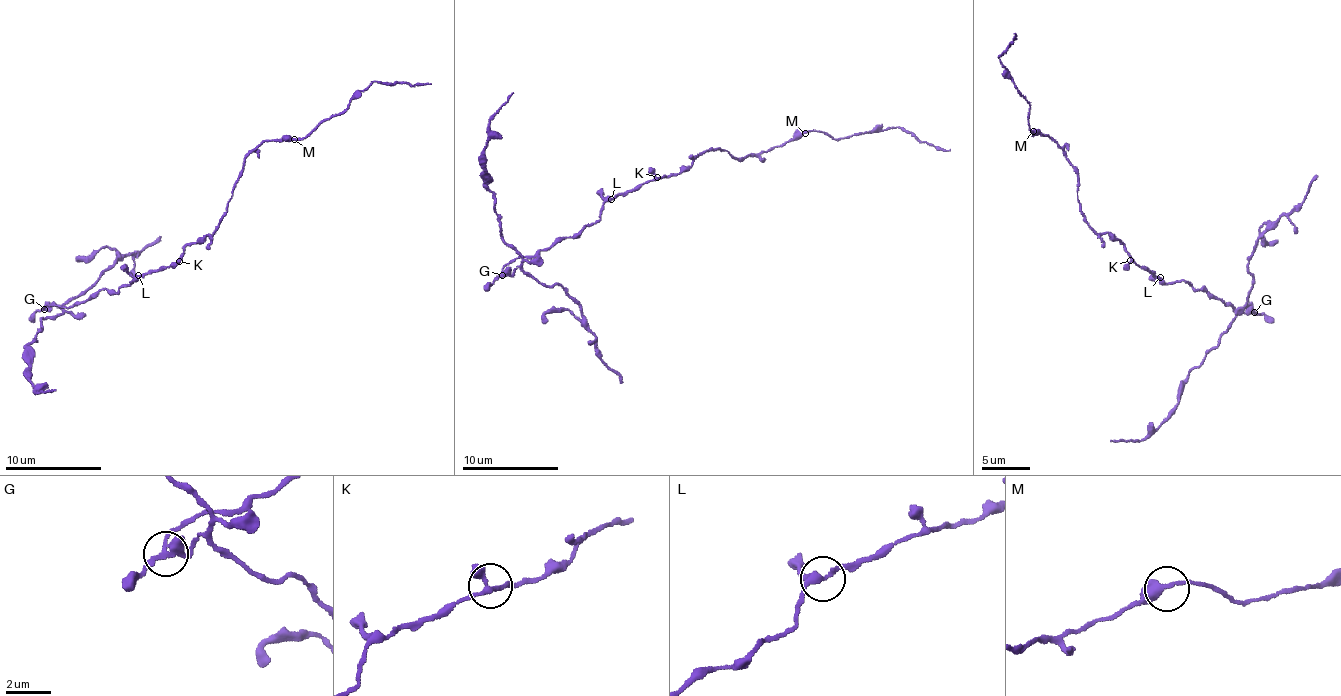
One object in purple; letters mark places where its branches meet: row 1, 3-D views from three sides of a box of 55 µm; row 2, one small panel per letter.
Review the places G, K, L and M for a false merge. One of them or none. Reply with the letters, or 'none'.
G

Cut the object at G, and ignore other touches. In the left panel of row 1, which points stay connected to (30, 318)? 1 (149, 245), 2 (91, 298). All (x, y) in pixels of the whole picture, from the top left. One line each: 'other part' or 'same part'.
1: other part
2: same part

